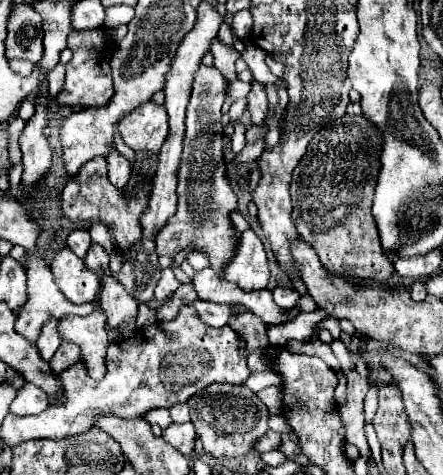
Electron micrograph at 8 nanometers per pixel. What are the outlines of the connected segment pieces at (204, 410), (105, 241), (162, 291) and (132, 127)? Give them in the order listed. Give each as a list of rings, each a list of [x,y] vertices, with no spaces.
[[[228,383],[208,385],[206,389],[198,391],[188,399],[188,407],[204,449],[218,459],[240,457],[248,453],[254,447],[256,439],[268,431],[266,405],[258,399],[256,393],[246,389],[244,385],[228,385]]]
[[[92,223],[92,227],[90,227],[88,231],[90,231],[90,235],[92,235],[92,241],[100,243],[105,251],[108,251],[108,255],[111,257],[114,243],[112,243],[112,237],[110,237],[110,233],[108,233],[108,227],[102,225],[102,223]]]
[[[162,269],[162,277],[160,277],[160,281],[158,281],[156,289],[154,289],[154,297],[156,297],[158,301],[166,299],[166,297],[170,297],[170,295],[178,289],[178,285],[180,285],[180,283],[176,281],[172,269]]]
[[[140,105],[120,121],[124,143],[136,153],[160,153],[168,137],[168,115],[162,105]]]

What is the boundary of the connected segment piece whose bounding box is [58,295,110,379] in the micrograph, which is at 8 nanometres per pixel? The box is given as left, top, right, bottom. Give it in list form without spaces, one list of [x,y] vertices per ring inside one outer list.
[[[96,295],[96,311],[88,317],[68,315],[60,321],[58,331],[62,341],[80,347],[80,363],[84,363],[92,379],[102,379],[106,375],[106,349],[110,345],[106,333],[106,315],[100,309],[100,295]]]

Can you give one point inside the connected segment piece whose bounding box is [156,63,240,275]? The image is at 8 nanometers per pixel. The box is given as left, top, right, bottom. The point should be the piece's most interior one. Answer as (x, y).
(205, 200)

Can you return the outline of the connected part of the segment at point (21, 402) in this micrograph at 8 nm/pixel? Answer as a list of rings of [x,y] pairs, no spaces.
[[[26,383],[26,387],[22,387],[18,391],[18,397],[12,401],[10,413],[14,413],[14,415],[38,415],[48,405],[50,405],[48,395],[40,387]]]

